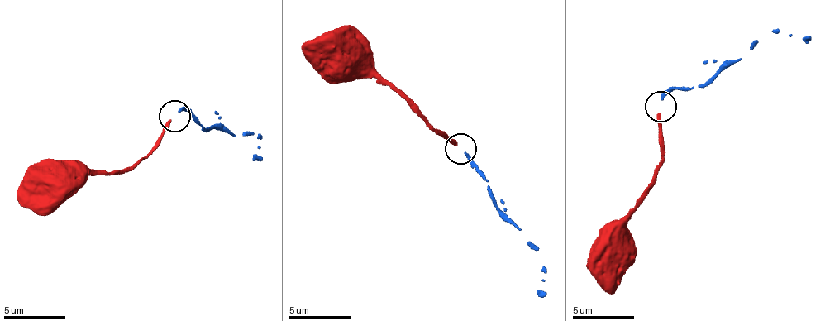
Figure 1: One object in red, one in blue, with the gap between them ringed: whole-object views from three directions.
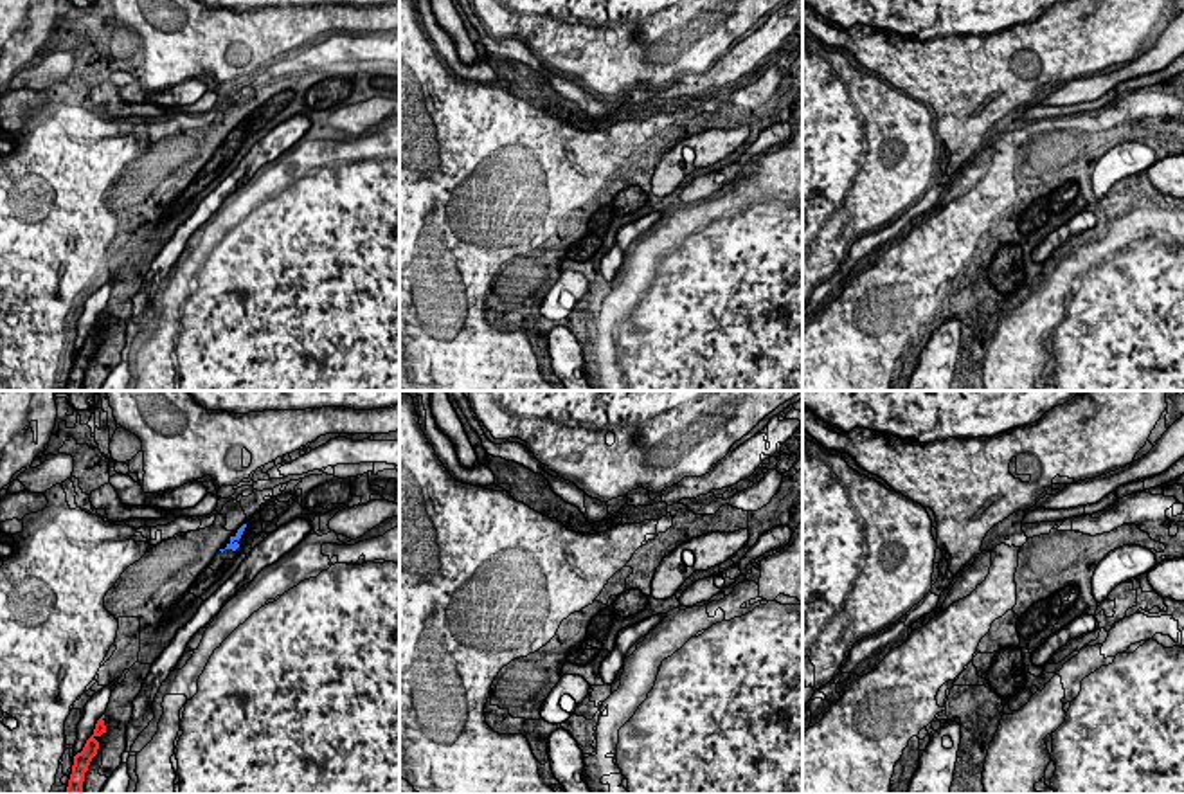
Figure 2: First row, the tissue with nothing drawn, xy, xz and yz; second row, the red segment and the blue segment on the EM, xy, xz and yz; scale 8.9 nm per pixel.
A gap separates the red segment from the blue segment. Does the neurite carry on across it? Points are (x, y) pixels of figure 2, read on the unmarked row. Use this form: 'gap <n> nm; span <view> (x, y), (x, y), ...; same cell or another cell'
gap 1800 nm; span xy (103, 312), (222, 148); same cell

